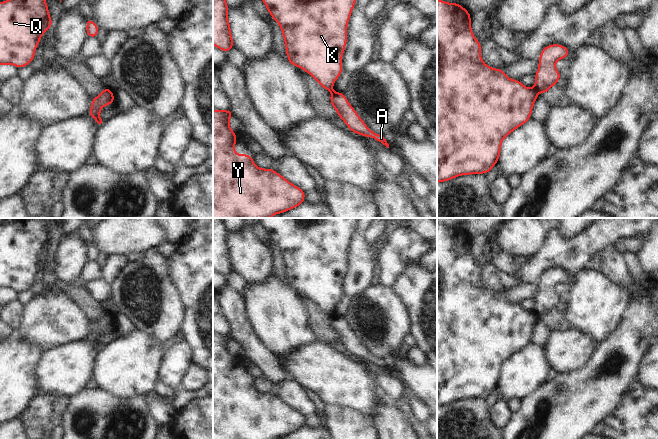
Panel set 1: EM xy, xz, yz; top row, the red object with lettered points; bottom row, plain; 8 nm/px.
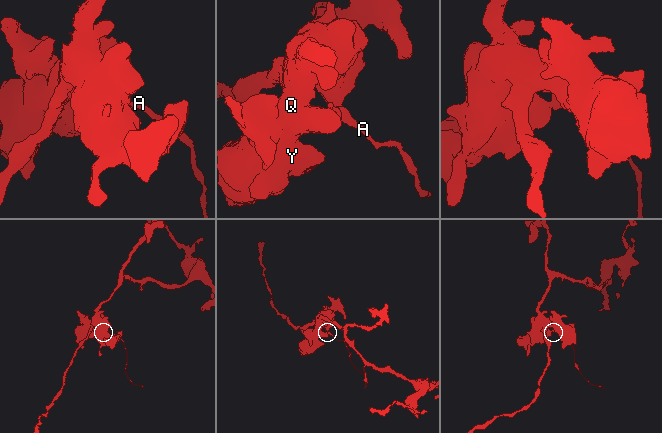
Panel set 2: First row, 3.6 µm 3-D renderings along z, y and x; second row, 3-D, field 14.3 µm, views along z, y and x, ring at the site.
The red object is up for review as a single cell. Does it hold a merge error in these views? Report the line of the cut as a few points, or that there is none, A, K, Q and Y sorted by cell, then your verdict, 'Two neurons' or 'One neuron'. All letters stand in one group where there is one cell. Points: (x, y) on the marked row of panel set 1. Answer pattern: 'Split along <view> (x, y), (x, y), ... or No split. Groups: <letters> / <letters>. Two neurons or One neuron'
Split along yz (533, 88), (537, 90). Groups: A / K Q Y. Two neurons

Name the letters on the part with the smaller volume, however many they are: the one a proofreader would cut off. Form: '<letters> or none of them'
A

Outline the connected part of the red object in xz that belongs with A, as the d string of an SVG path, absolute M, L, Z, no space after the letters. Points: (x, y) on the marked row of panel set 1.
M332 91L330 103L331 106L337 111L338 117L345 122L346 126L353 133L360 134L363 137L371 137L389 148L385 135L377 134L367 127L365 122L360 118L355 109L348 102L344 93Z

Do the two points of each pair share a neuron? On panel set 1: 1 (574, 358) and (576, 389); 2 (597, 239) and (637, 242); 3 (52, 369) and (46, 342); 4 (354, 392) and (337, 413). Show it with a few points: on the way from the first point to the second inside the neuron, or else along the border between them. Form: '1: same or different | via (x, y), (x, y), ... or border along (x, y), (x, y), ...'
1: different | border along (592, 354), (578, 369), (559, 374)
2: different | border along (643, 233), (621, 240), (616, 245)
3: different | border along (71, 343), (43, 351)
4: different | border along (325, 404), (355, 409), (364, 416)

